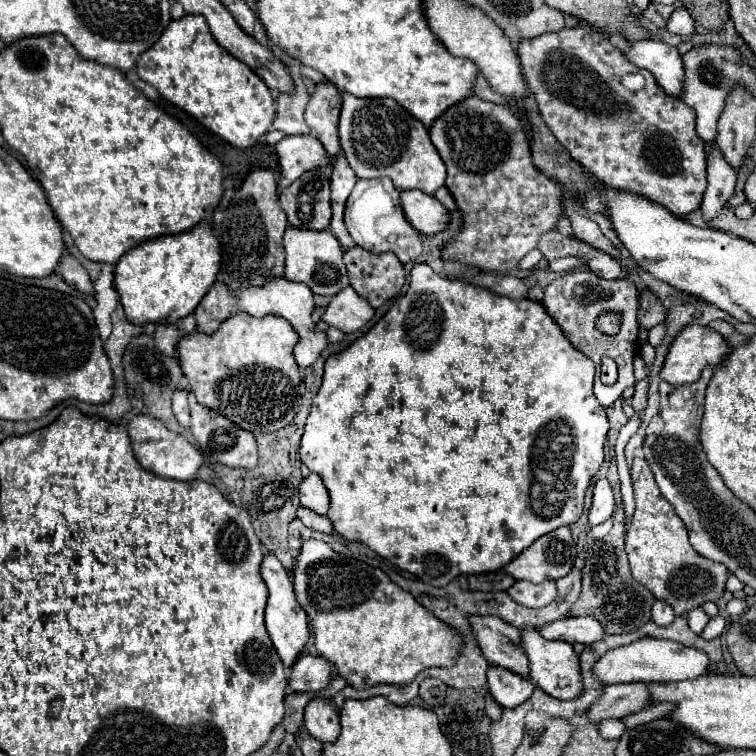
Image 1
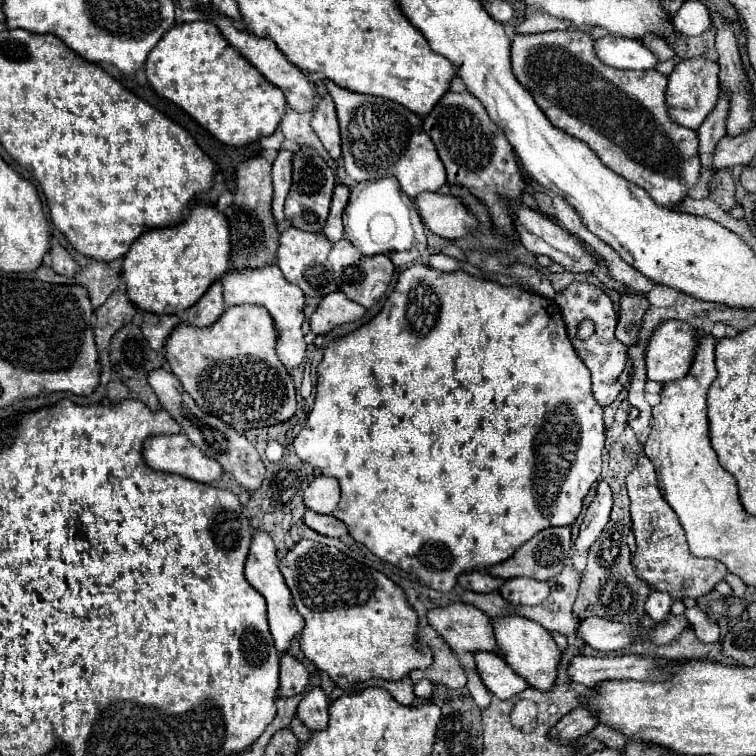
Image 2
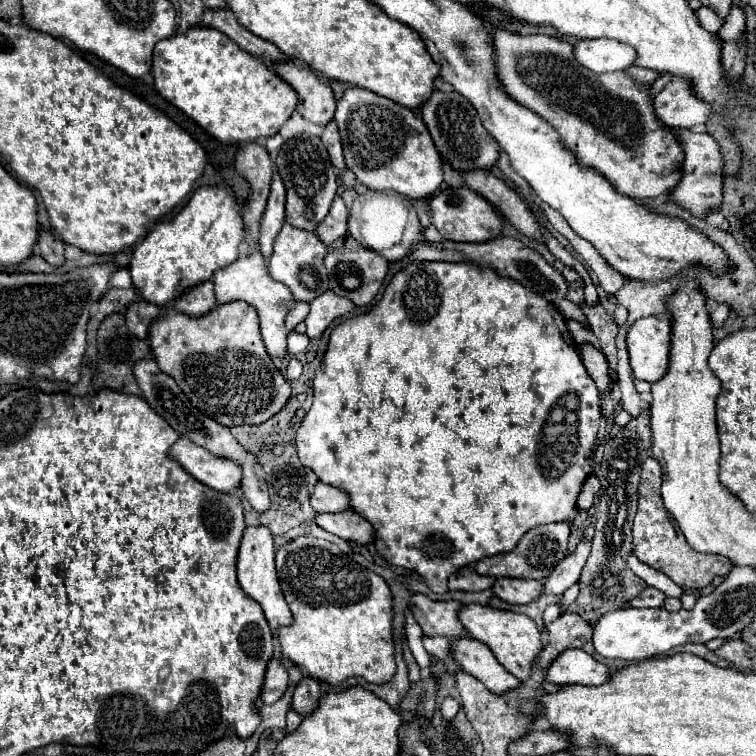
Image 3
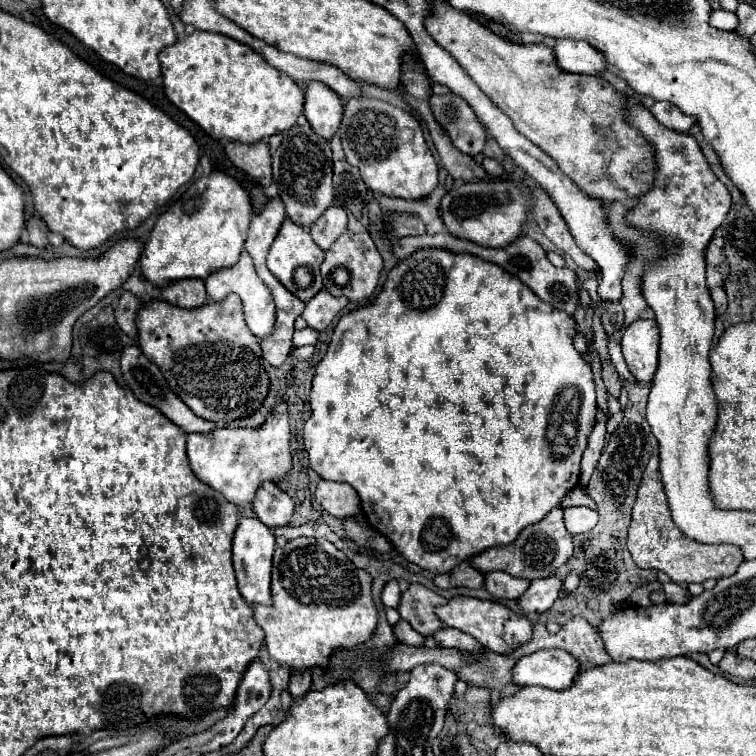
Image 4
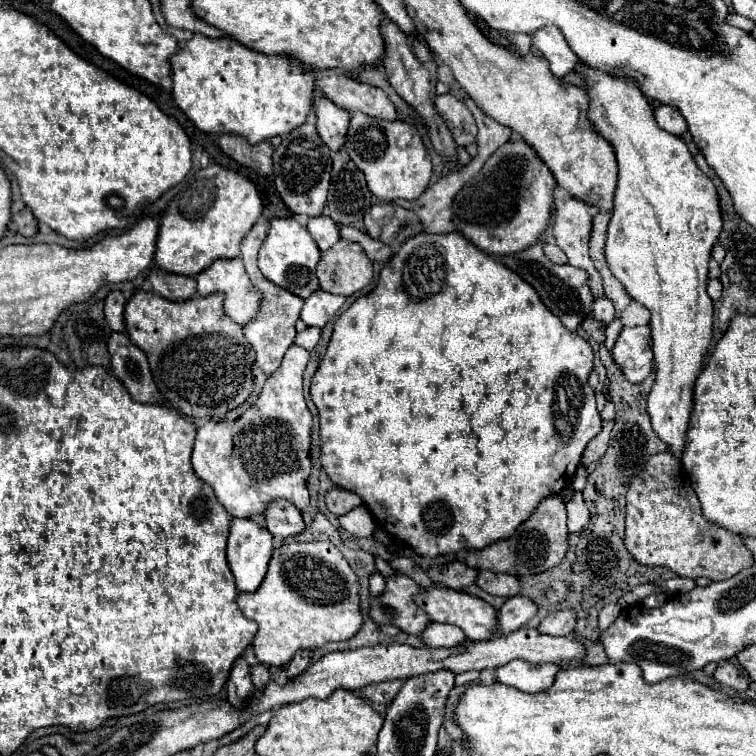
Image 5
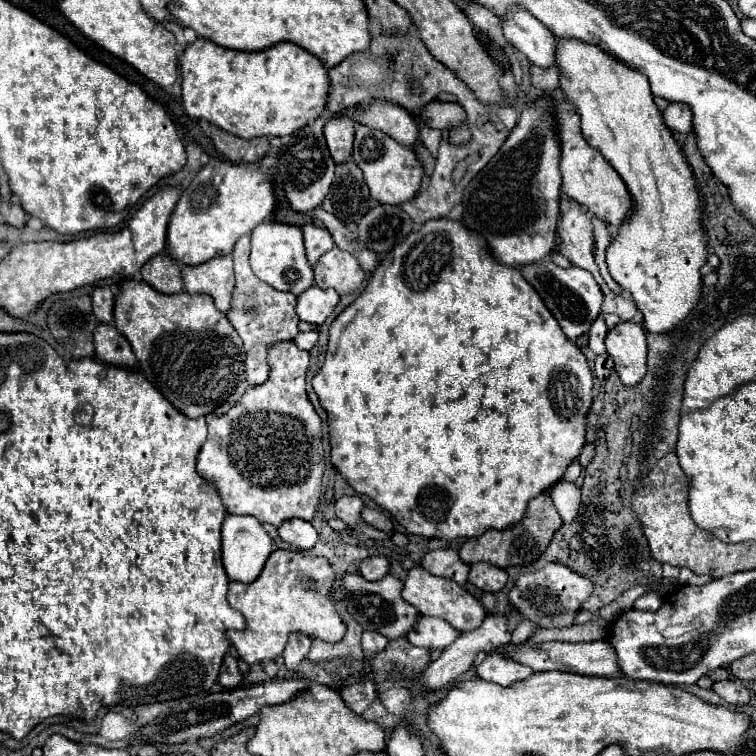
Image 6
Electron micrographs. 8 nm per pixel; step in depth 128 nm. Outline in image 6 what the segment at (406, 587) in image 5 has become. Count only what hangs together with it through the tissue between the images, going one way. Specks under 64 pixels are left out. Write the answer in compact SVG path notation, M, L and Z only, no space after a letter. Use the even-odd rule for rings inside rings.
M346 574L342 582L346 594L344 600L340 600L340 606L346 608L354 616L354 620L364 626L364 630L376 630L386 638L394 640L406 636L416 626L420 612L402 598L402 588L404 588L402 580L394 576L384 576L378 582L368 582L360 574Z

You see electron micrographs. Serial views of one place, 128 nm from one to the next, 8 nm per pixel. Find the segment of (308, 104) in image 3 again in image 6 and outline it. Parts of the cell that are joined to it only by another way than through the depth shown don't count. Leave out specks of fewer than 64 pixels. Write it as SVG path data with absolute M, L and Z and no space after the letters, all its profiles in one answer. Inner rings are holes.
M336 116L324 124L324 136L328 150L336 164L352 158L352 142L354 142L354 120L350 116Z

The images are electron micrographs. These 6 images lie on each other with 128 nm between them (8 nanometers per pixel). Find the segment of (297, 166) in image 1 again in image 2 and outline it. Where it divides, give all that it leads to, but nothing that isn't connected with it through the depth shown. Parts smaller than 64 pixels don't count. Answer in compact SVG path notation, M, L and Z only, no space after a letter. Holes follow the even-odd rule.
M280 150L278 156L274 158L274 164L272 164L272 182L274 182L272 214L278 224L282 224L282 220L284 220L282 206L288 196L288 190L292 186L292 158L294 158L294 152Z

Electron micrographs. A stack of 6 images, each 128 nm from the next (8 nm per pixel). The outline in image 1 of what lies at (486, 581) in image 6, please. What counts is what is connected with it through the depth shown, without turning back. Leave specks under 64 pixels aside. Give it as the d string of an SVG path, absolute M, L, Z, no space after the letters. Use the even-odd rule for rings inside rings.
M518 580L510 590L508 594L524 604L526 608L544 608L548 606L554 598L556 598L556 582L552 580L544 580L540 584L534 584L534 582L526 582L526 580Z

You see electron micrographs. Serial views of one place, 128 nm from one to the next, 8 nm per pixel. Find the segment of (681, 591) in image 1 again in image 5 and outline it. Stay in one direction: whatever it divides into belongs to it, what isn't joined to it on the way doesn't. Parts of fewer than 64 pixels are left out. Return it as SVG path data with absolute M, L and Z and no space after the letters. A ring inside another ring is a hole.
M670 452L652 456L632 480L626 494L624 544L636 562L644 566L666 566L684 578L706 576L708 580L724 580L754 564L752 554L738 534L706 522L682 462Z

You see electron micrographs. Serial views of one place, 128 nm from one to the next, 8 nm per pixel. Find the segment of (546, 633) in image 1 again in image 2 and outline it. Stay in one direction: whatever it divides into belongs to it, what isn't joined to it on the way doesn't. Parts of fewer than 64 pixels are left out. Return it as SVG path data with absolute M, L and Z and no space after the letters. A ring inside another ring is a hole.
M592 616L580 622L580 628L576 630L576 634L592 648L600 652L612 652L628 646L632 642L632 636L636 636L640 628L642 624L628 626L628 624L616 624L616 622Z

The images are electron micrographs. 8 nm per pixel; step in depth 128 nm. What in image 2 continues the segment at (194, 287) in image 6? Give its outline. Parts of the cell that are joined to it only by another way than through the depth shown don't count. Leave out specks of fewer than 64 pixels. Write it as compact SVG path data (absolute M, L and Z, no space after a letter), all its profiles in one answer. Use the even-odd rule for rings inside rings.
M276 264L268 266L268 268L258 268L258 270L244 270L244 272L228 272L222 276L222 284L224 284L224 302L228 306L236 306L236 304L260 304L264 306L272 318L274 324L280 332L280 344L276 346L276 352L280 356L280 360L284 362L284 366L288 370L298 368L302 362L306 362L306 352L308 352L308 344L304 340L304 332L302 332L302 322L304 322L304 294L302 290L288 282L280 268Z

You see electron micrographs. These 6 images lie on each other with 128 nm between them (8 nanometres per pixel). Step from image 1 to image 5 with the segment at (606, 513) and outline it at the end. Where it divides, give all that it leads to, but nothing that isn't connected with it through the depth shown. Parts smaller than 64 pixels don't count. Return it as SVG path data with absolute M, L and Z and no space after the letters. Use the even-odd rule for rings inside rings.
M514 596L504 602L498 610L498 630L496 634L508 634L514 628L522 628L538 612L538 604L526 596Z

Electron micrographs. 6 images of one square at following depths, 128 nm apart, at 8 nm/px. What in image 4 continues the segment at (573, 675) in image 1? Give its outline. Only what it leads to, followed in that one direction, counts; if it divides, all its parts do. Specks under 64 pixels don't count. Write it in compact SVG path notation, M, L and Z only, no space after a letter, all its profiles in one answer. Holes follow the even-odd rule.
M456 596L448 600L448 604L438 608L440 620L444 620L446 626L458 628L470 636L474 636L486 650L492 650L496 654L512 654L518 646L532 640L532 624L526 616L512 612L500 602L492 600L476 600L466 596Z

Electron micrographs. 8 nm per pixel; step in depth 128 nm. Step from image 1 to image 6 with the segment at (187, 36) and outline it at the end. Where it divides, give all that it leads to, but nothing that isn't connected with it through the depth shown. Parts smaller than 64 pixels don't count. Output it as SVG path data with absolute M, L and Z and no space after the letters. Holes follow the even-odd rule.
M198 38L194 44L186 46L180 58L180 76L182 76L182 102L188 116L196 120L206 120L234 136L252 140L260 136L288 136L320 116L324 100L328 98L328 72L316 56L292 46L290 42L280 42L262 52L240 52L230 50L210 40Z

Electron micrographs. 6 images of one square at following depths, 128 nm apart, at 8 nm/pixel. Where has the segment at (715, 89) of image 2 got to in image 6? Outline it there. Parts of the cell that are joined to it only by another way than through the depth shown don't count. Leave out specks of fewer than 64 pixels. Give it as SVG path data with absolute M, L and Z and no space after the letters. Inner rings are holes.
M680 102L668 104L668 108L662 112L662 118L672 132L686 134L692 130L692 112L686 104L680 104Z

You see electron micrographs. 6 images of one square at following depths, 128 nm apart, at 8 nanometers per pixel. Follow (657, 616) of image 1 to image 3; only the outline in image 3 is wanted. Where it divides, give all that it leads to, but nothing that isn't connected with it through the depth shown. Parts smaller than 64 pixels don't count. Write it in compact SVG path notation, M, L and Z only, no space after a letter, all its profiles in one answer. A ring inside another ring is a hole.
M646 588L636 600L632 600L632 608L662 608L664 606L664 600L666 600L666 594L656 590L656 588Z

